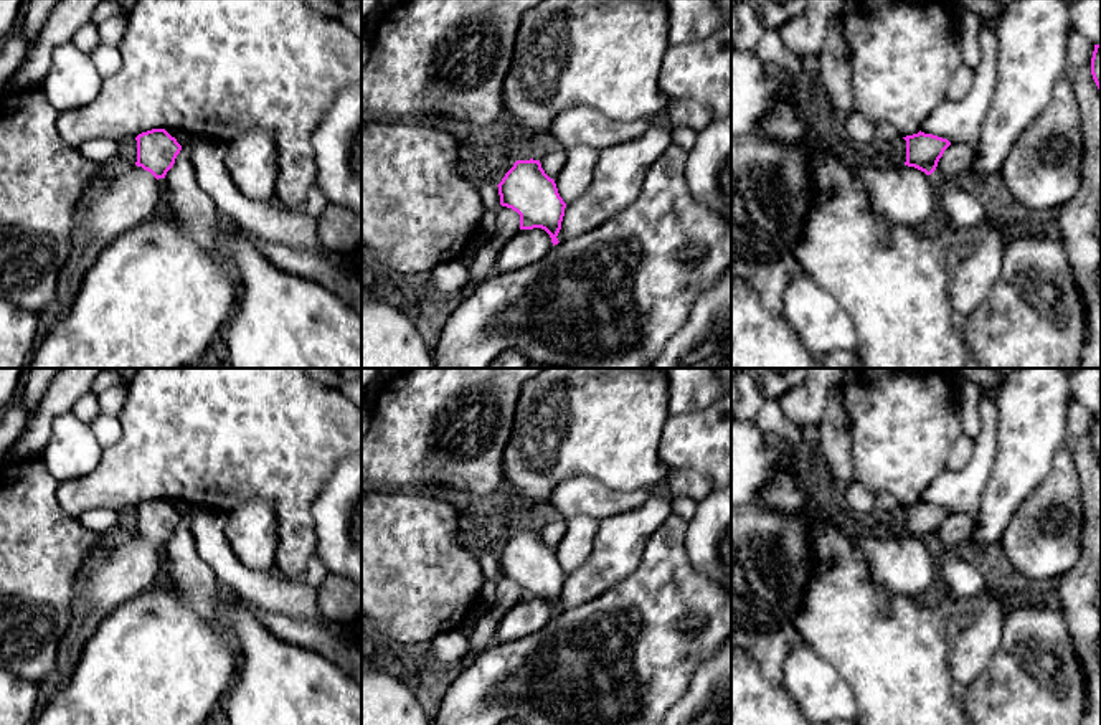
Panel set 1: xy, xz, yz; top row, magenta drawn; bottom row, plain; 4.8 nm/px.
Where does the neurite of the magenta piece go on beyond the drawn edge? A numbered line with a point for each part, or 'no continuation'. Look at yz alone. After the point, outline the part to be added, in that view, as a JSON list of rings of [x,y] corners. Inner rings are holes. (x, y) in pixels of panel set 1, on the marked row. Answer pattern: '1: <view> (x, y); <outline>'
1: yz (898, 194); [[[868,159],[857,160],[857,175],[868,192],[872,210],[886,225],[916,228],[939,216],[931,177],[924,172]]]

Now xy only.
1: xy (127, 195); [[[137,165],[114,167],[81,203],[79,223],[89,243],[109,246],[162,208],[158,180]]]

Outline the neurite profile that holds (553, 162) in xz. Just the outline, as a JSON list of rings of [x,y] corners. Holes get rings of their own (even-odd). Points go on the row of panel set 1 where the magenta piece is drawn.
[[[560,147],[550,154],[546,154],[540,163],[541,163],[541,168],[545,170],[545,173],[556,180],[563,170],[563,167],[566,165],[566,159],[568,159],[568,150]]]

